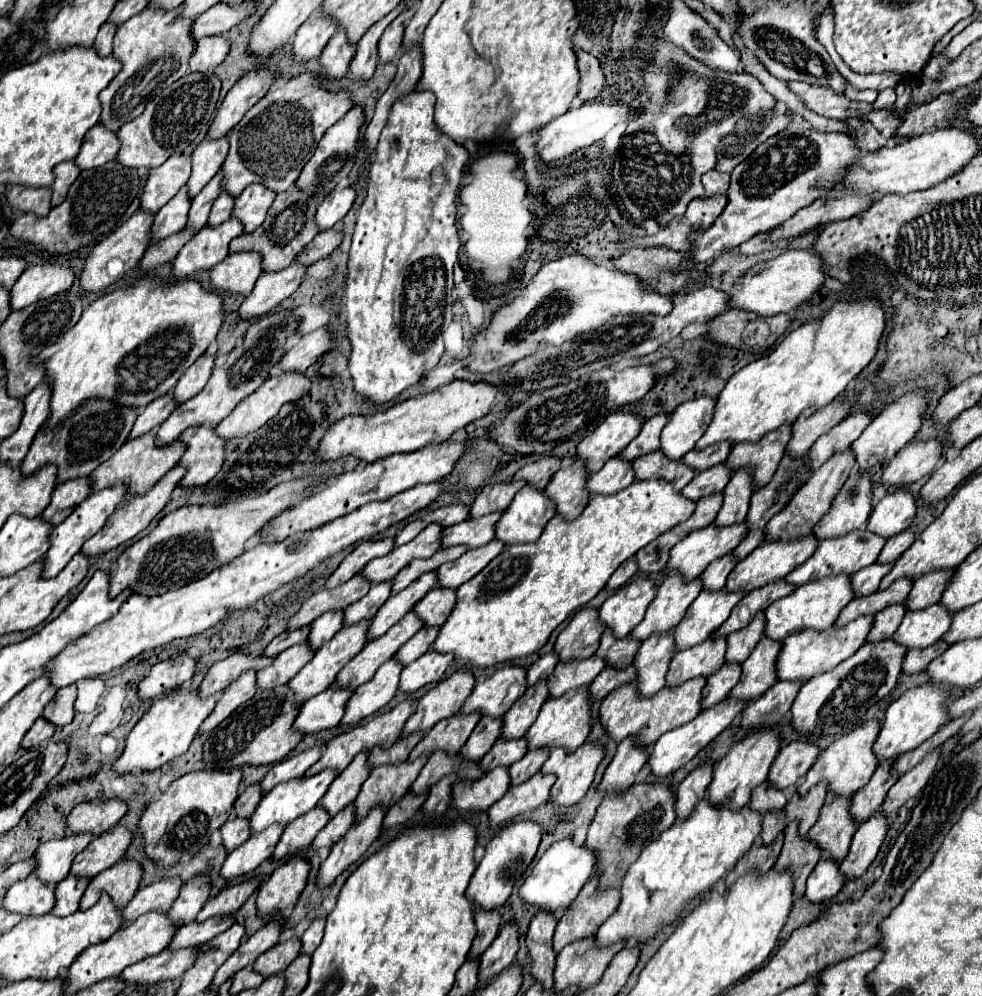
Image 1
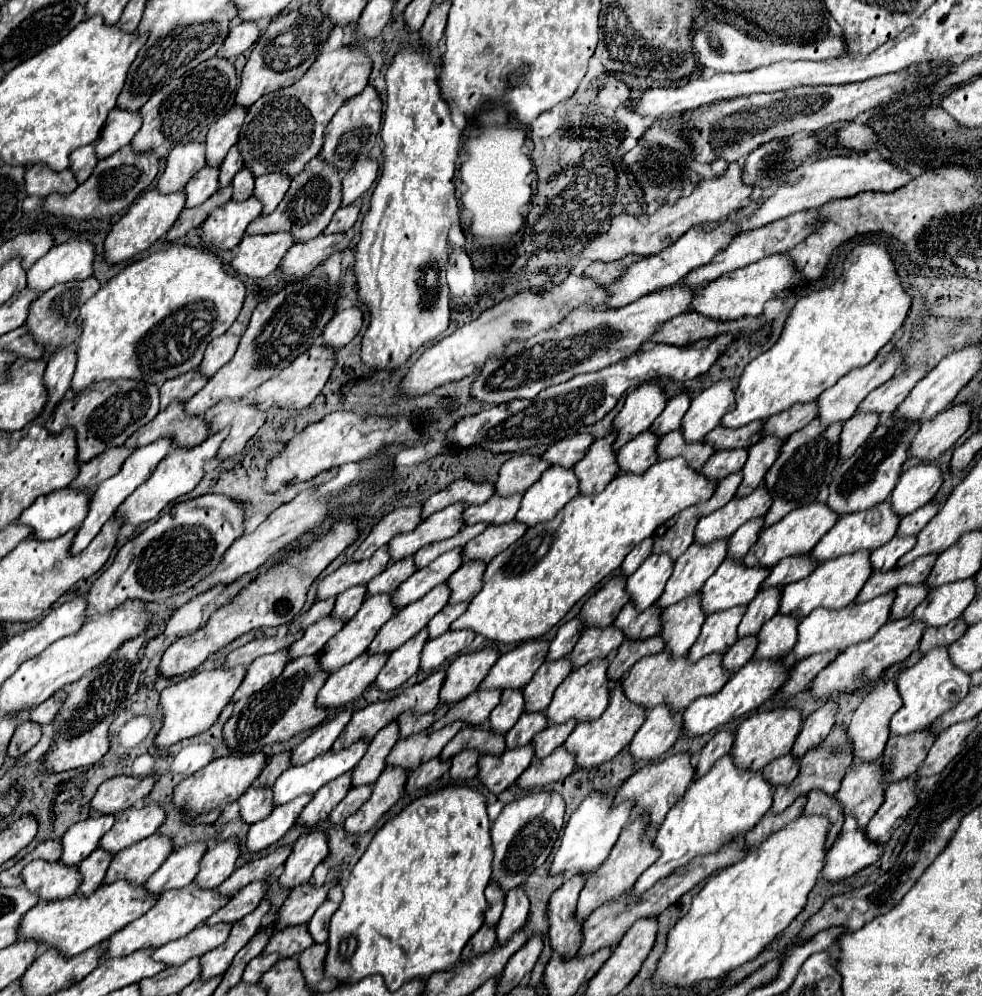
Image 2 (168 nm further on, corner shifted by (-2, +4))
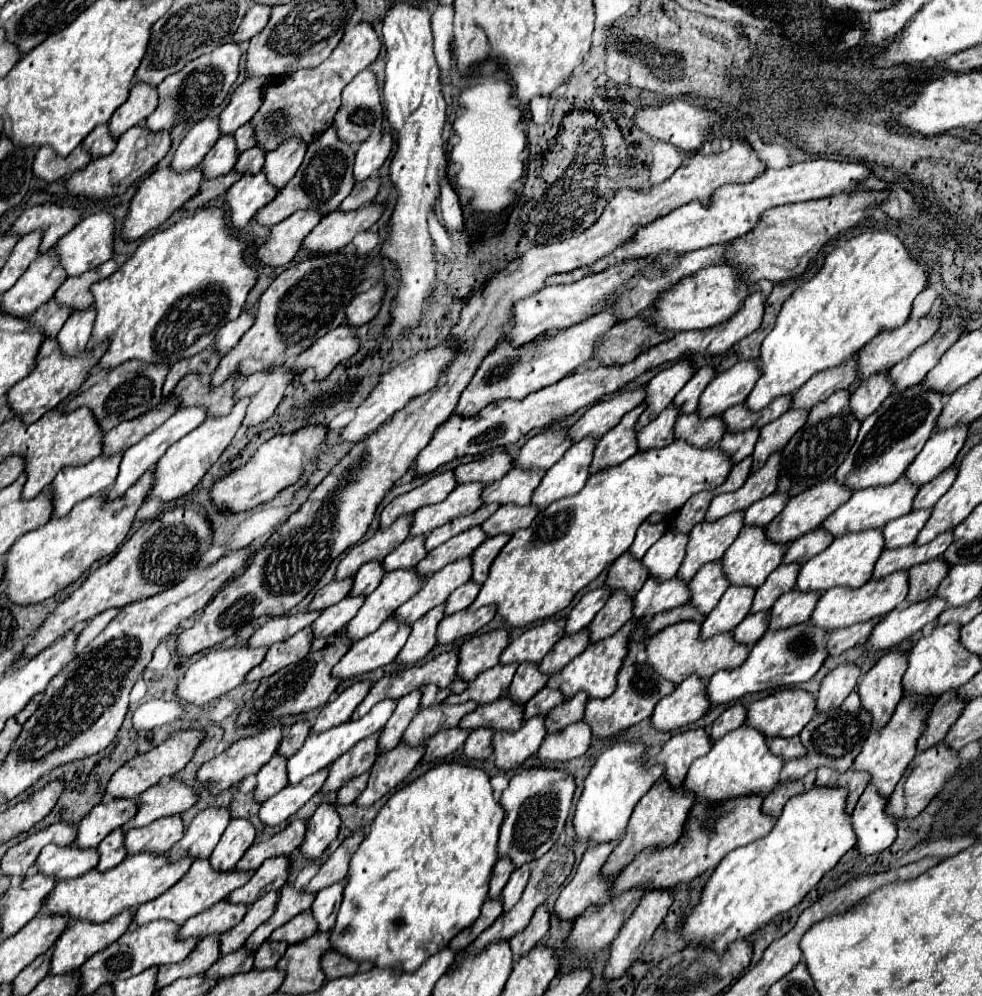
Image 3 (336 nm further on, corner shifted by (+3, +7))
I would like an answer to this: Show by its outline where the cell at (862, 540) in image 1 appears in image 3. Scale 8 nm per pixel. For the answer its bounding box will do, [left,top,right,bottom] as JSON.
[823,475,919,537]

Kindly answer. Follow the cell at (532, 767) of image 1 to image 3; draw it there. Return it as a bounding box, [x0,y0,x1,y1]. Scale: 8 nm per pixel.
[545,691,589,733]

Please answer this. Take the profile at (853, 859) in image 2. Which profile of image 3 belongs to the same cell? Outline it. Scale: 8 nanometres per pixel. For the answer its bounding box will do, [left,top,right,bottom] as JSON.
[853,783,897,855]

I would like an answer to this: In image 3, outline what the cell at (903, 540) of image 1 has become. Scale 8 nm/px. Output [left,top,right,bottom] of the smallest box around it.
[913,467,957,509]

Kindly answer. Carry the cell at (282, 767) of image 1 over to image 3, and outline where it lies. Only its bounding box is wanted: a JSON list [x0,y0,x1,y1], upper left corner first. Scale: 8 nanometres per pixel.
[311,681,371,733]

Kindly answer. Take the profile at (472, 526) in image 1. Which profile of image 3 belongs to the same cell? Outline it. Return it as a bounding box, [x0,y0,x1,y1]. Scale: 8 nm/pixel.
[481,467,545,505]

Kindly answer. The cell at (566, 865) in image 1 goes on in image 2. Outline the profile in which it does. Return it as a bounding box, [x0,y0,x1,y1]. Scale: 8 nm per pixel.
[550,792,632,876]

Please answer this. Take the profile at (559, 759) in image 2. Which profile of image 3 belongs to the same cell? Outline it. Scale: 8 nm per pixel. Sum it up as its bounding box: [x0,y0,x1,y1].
[539,721,591,761]

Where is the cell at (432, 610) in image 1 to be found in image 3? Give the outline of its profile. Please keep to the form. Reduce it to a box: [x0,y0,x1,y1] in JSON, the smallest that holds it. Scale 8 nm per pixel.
[471,535,511,583]

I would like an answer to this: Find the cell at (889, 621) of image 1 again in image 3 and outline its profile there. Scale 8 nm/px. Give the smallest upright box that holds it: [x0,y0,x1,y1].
[909,557,949,601]

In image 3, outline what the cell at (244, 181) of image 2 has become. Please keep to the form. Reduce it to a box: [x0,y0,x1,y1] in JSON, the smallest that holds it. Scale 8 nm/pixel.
[235,147,265,173]

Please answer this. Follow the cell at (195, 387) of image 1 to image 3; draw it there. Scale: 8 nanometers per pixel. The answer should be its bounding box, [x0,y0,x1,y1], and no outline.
[215,311,255,353]

